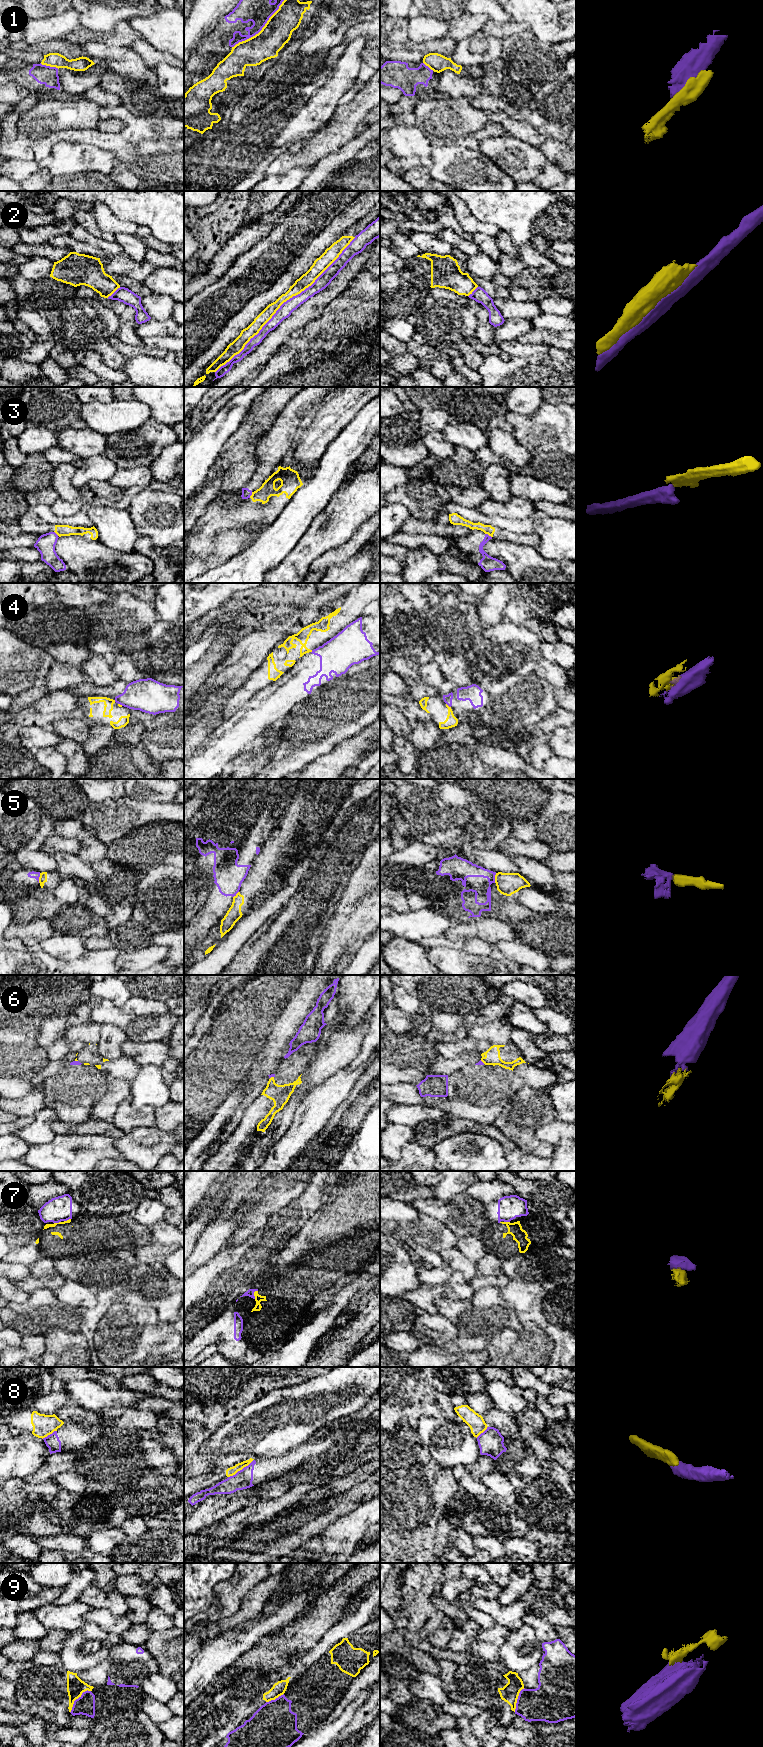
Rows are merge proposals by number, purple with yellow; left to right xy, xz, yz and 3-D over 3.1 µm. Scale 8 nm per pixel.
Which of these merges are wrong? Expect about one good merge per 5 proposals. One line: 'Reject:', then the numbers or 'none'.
Reject: 1, 2, 3, 4, 5, 6, 7, 8

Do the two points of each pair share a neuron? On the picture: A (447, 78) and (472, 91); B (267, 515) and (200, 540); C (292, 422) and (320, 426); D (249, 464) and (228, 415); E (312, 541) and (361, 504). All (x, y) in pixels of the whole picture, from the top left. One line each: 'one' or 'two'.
A: one
B: one
C: two
D: two
E: one

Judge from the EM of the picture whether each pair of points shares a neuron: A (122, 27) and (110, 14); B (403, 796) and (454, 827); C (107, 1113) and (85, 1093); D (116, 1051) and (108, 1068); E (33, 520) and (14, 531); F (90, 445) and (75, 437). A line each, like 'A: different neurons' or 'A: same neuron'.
A: different neurons
B: same neuron
C: different neurons
D: different neurons
E: different neurons
F: same neuron

